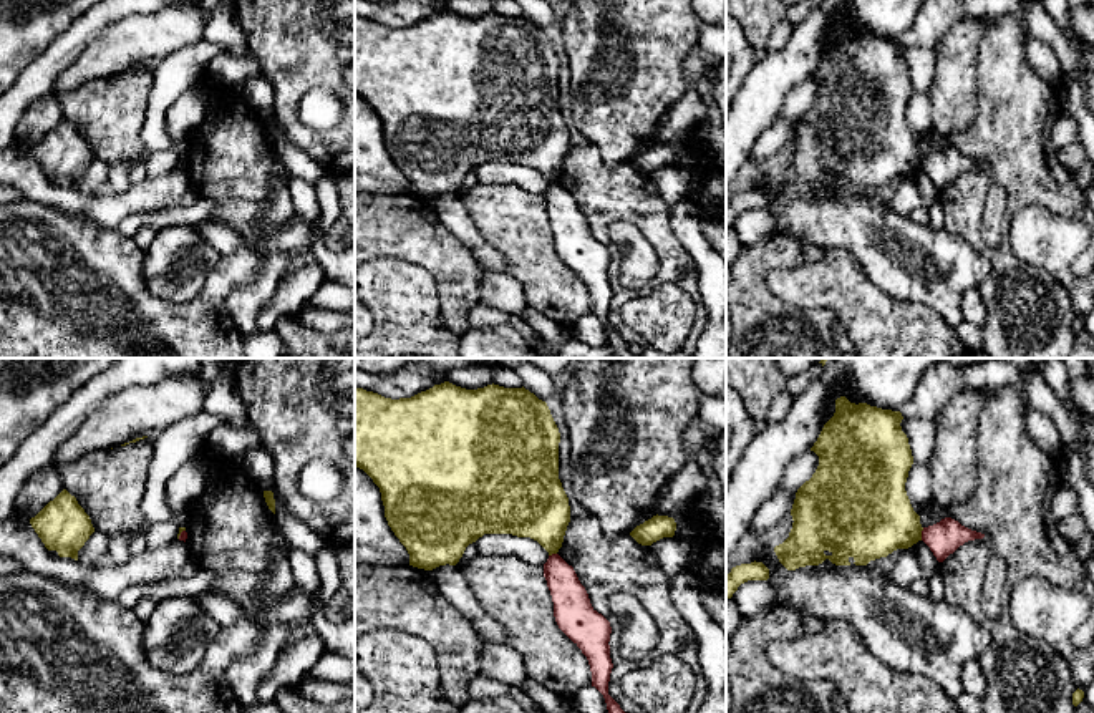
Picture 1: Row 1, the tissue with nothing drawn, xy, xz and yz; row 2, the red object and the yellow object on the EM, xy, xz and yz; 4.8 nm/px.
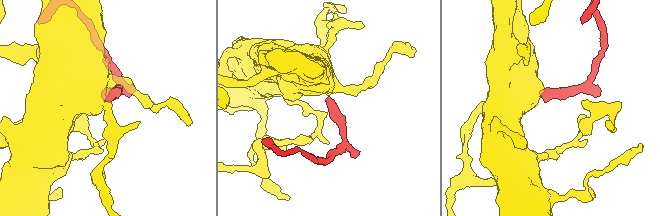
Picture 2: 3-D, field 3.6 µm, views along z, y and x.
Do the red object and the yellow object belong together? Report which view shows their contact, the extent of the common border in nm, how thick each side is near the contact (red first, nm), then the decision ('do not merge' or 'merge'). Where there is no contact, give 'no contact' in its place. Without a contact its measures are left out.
meets red in yz; contact 70 nm long; 160 nm thick on the red side, 380 nm on the other; do not merge

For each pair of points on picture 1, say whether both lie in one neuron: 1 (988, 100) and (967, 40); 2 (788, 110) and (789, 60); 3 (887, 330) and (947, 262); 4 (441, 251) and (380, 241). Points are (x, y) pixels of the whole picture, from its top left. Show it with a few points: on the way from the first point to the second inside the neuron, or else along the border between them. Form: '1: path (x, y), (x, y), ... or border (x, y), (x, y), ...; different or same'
1: border (987, 29), (980, 40), (977, 58), (977, 106); different
2: border (809, 77), (789, 90), (774, 120); different
3: border (877, 286), (895, 297), (927, 304), (947, 322); different
4: path (426, 242), (395, 241); same

